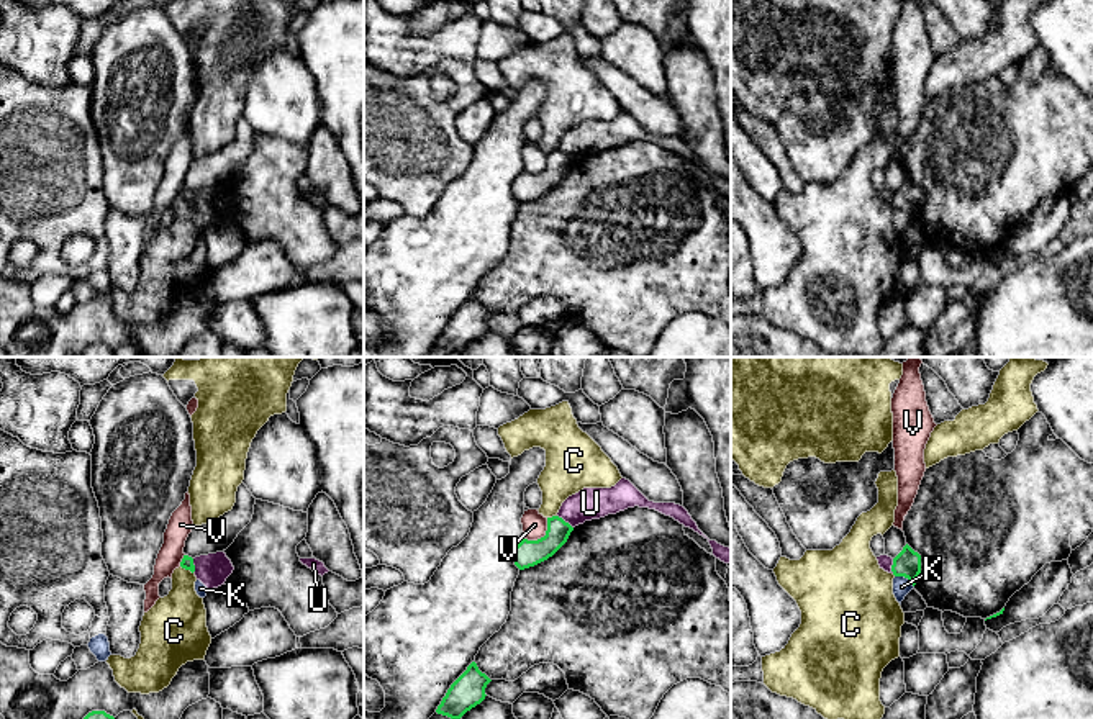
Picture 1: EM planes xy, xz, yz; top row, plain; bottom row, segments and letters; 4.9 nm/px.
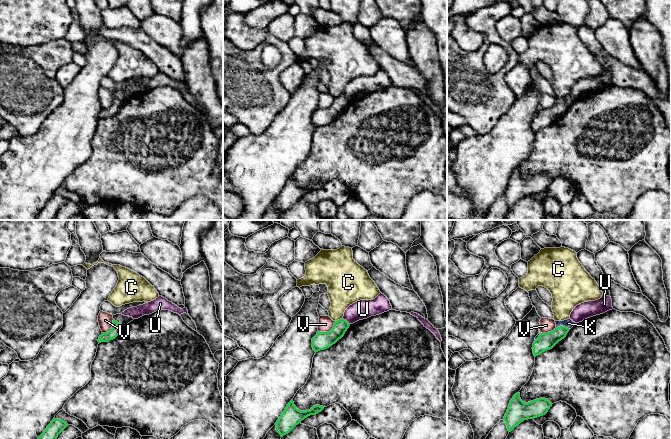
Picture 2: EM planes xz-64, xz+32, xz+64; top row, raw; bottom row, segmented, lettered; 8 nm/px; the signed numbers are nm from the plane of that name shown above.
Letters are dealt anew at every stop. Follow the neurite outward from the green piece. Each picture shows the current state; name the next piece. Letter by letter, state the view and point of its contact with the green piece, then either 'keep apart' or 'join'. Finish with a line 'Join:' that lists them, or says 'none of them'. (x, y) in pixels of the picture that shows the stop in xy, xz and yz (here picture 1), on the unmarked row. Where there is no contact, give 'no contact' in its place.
C: contact xy (187, 202); keep apart
K: contact yz (905, 210); keep apart
U: contact xz (564, 154); keep apart
V: contact xz (544, 169); keep apart
Join: none of them

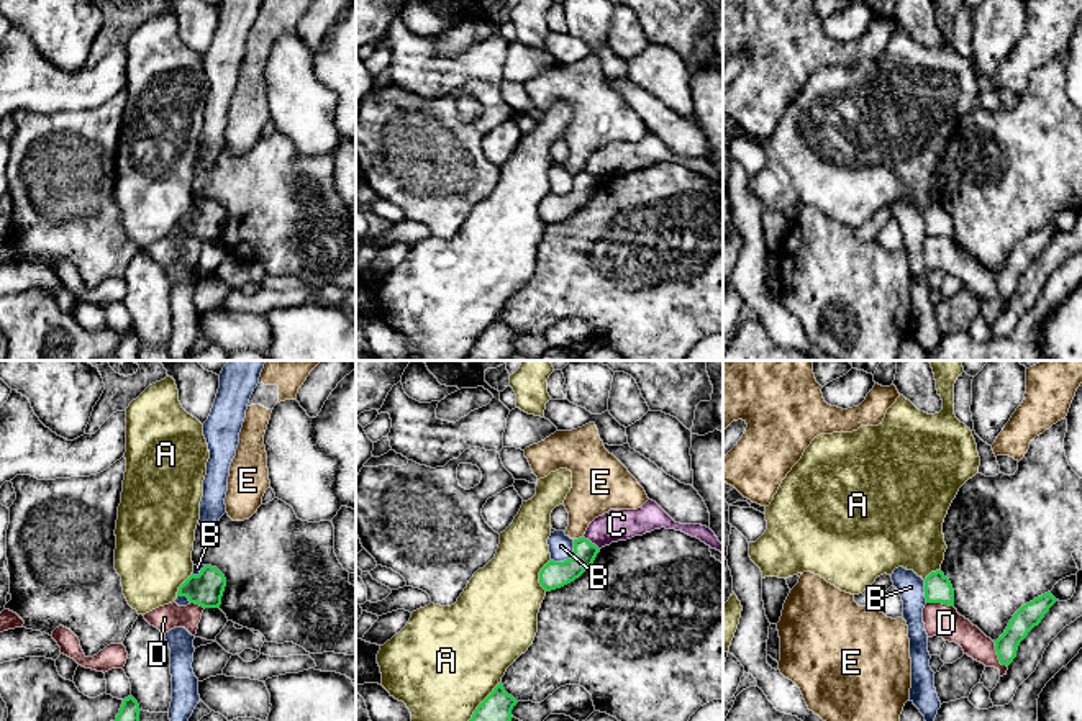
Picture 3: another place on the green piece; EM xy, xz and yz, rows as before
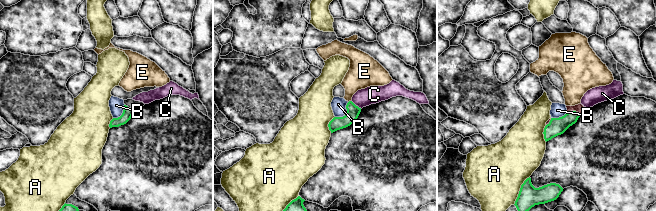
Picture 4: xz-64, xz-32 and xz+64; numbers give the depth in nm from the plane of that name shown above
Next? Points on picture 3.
A: contact xz (540, 208); keep apart
B: contact xz (571, 190); keep apart
C: contact xz (591, 176); keep apart
D: contact yz (997, 287); keep apart
E: contact xz (579, 171); keep apart
Join: none of them

